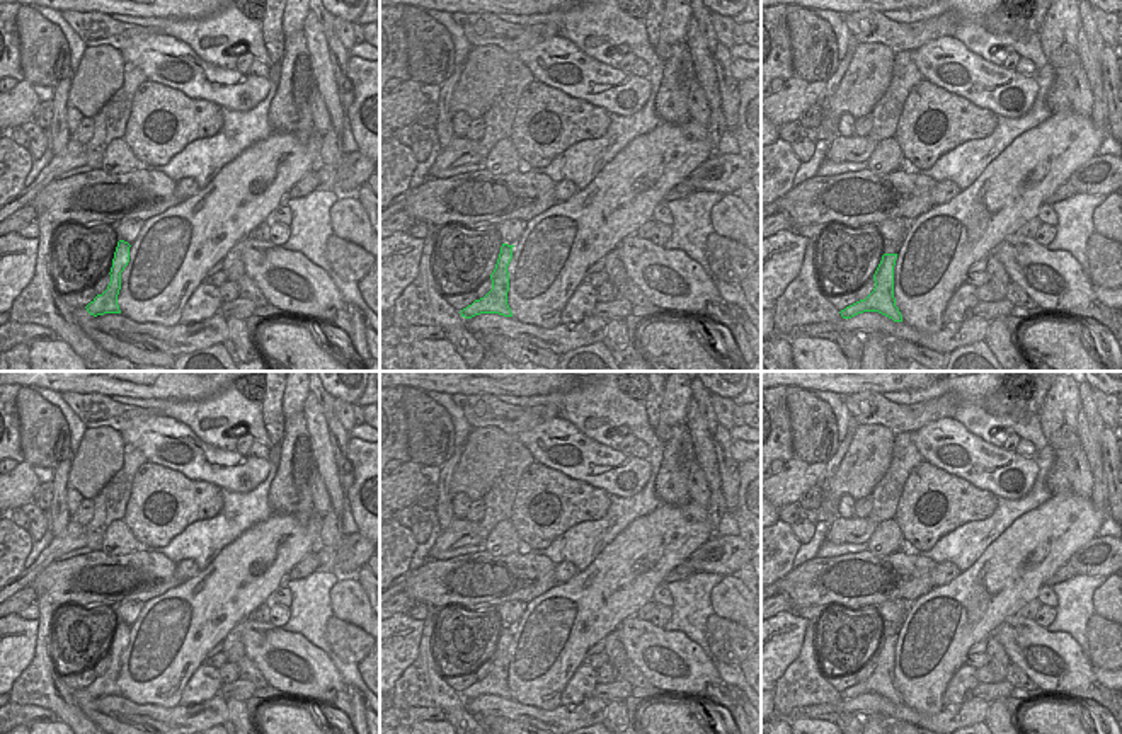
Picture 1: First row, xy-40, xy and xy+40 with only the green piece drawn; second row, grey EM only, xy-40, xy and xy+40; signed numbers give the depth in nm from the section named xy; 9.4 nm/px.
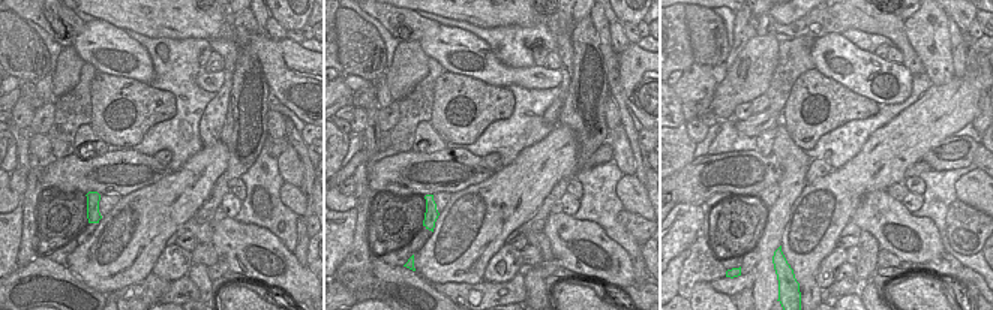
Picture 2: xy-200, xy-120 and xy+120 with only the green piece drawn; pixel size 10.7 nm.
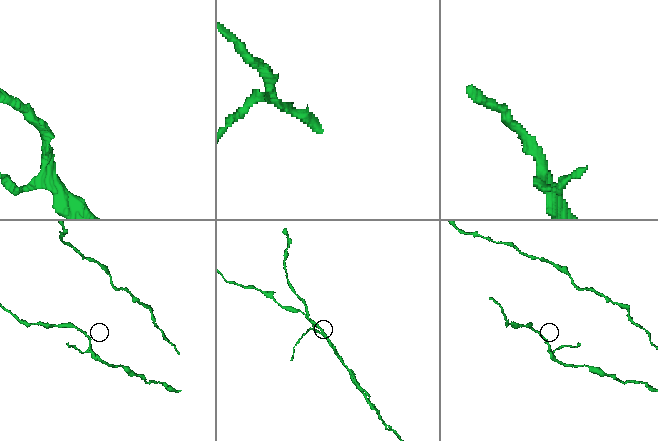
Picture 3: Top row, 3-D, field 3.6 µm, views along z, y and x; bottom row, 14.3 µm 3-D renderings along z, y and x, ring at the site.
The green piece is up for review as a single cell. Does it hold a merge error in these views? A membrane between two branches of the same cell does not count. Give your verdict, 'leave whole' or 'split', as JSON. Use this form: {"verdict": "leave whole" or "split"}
{"verdict": "leave whole"}

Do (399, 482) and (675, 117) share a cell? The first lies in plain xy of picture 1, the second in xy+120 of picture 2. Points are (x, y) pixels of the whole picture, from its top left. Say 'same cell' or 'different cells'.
different cells

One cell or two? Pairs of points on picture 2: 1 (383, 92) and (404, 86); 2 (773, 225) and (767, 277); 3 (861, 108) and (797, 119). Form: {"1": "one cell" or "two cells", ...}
{"1": "two cells", "2": "one cell", "3": "one cell"}

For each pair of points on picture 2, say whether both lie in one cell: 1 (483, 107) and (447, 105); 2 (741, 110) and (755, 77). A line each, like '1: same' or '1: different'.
1: same
2: different

